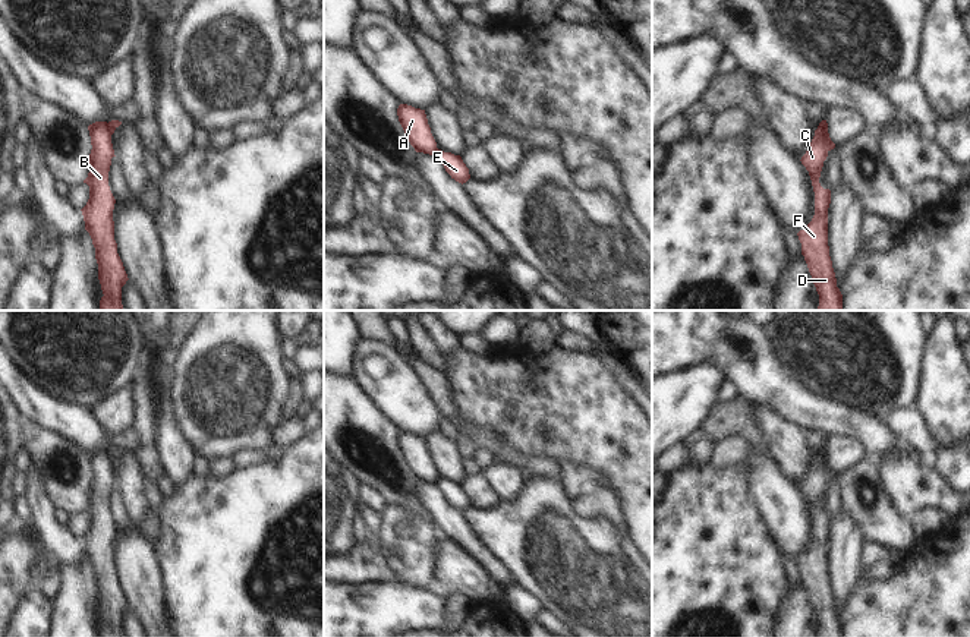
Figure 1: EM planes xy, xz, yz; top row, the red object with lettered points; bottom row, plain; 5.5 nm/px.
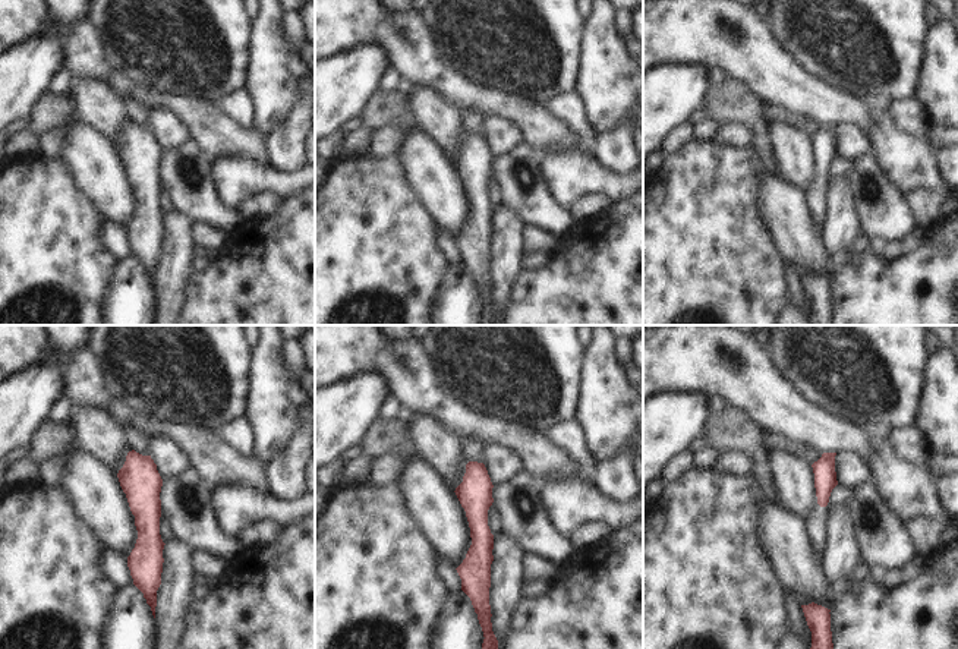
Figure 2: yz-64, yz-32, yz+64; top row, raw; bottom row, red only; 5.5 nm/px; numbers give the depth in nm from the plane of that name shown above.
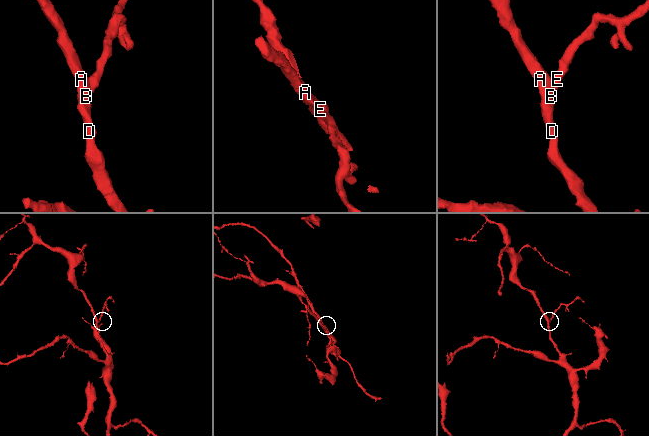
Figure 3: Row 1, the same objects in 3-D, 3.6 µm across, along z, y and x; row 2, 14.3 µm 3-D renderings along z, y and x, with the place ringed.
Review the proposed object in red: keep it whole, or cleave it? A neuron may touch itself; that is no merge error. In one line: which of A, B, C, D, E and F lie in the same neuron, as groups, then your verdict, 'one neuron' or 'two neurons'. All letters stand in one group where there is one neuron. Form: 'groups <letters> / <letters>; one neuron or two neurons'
groups A B C D F / E; two neurons

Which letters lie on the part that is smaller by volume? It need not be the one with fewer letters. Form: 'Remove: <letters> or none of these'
Remove: E.

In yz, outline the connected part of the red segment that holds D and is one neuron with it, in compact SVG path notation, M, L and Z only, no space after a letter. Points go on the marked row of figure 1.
M818 126L806 154L800 160L812 180L815 215L797 236L801 243L801 255L804 256L819 294L819 306L816 310L843 310L843 294L837 287L828 246L828 208L831 204L831 190L823 189L819 183L828 151L826 138Z

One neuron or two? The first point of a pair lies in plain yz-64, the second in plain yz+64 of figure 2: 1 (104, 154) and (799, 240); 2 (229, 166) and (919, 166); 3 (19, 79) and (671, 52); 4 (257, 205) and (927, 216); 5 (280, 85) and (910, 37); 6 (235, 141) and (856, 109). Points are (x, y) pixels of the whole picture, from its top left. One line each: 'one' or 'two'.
1: one
2: one
3: two
4: one
5: two
6: one

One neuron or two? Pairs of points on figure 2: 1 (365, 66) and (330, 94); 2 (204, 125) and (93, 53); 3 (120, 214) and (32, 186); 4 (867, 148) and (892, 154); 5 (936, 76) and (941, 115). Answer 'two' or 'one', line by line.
1: one
2: one
3: two
4: two
5: one

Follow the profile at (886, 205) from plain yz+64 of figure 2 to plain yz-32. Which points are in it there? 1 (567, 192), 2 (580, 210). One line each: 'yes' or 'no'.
1: no
2: no

